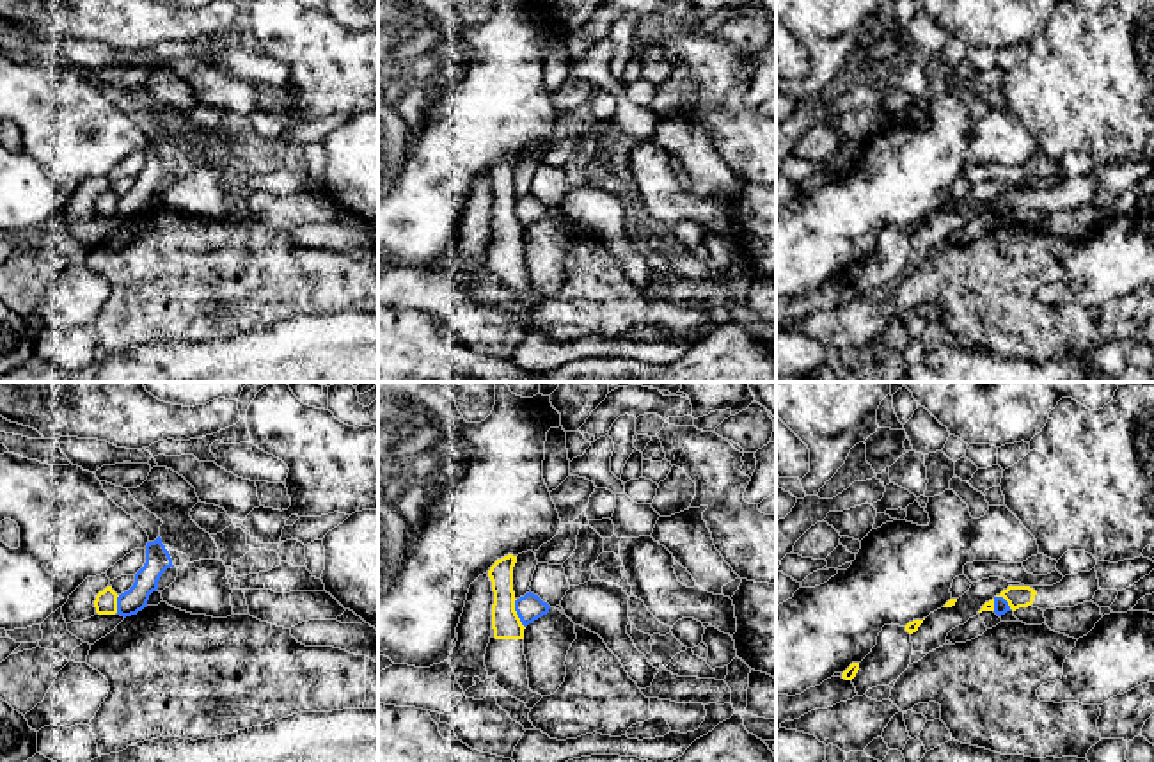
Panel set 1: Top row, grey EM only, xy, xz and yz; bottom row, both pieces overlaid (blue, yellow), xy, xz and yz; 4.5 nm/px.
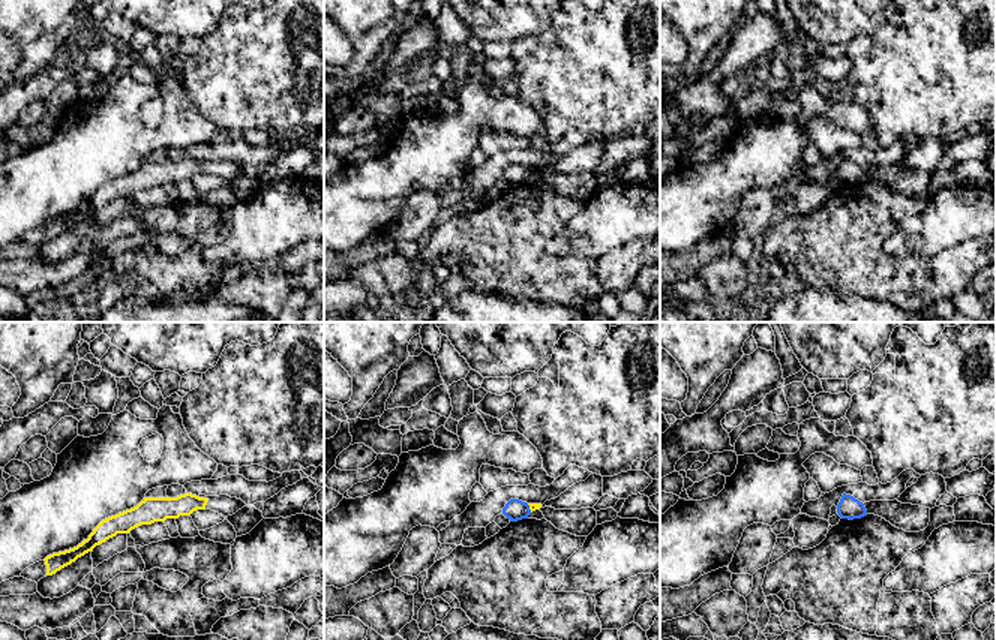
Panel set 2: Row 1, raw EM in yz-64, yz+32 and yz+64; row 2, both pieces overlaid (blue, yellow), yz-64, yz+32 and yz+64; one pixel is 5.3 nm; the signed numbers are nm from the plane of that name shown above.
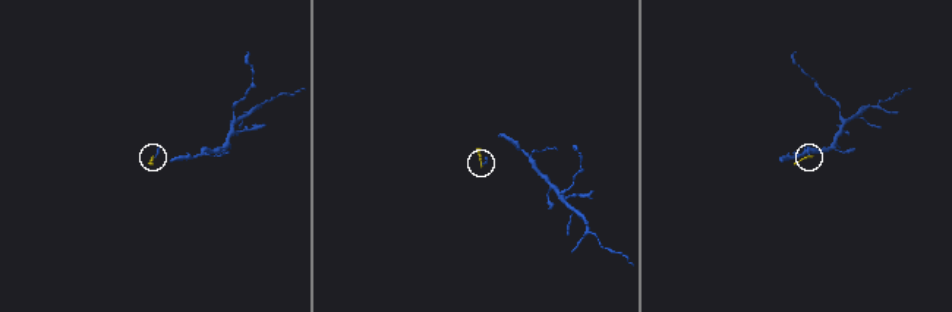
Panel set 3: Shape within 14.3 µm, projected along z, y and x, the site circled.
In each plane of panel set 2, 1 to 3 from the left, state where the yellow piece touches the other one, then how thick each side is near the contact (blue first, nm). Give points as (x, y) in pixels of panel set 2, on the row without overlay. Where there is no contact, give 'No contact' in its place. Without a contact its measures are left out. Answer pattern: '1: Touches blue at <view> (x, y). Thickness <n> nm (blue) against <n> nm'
1: No contact
2: Touches blue at yz+32 (528, 173). Thickness 120 nm (blue) against 50 nm
3: No contact

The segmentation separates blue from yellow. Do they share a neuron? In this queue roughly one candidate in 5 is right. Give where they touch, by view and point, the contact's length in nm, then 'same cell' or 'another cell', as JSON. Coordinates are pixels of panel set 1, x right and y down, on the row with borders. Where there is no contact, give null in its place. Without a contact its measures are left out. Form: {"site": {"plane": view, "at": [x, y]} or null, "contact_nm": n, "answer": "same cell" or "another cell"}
{"site": {"plane": "yz", "at": [1003, 599]}, "contact_nm": 110, "answer": "another cell"}

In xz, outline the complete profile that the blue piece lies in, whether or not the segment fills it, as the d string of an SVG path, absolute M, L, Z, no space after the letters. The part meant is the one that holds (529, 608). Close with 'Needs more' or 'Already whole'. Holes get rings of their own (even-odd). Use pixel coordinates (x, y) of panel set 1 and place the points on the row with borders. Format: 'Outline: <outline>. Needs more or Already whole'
Outline: M526 593L515 600L515 611L524 627L547 615L550 606L534 593Z. Already whole

